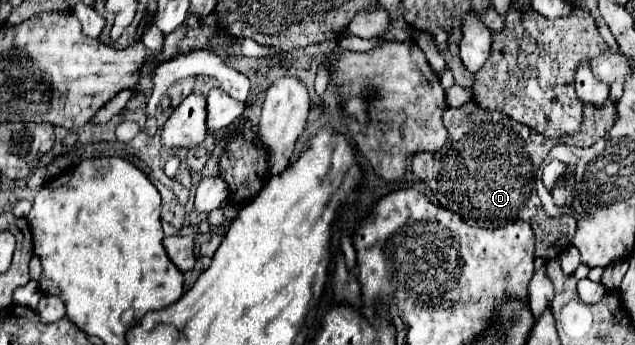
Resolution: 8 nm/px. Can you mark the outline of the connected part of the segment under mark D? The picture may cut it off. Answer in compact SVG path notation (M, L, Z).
M467 102L461 108L447 108L443 122L449 132L445 146L435 154L415 154L413 174L433 190L443 208L453 210L467 224L495 228L509 220L527 220L537 236L535 254L541 258L547 256L547 260L557 258L571 244L575 218L571 214L549 218L535 194L535 174L553 148L551 138L543 138L535 130L507 120L503 112L481 110L475 102Z

